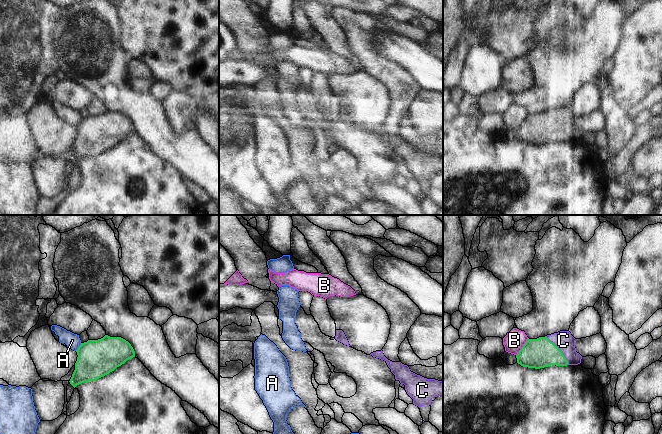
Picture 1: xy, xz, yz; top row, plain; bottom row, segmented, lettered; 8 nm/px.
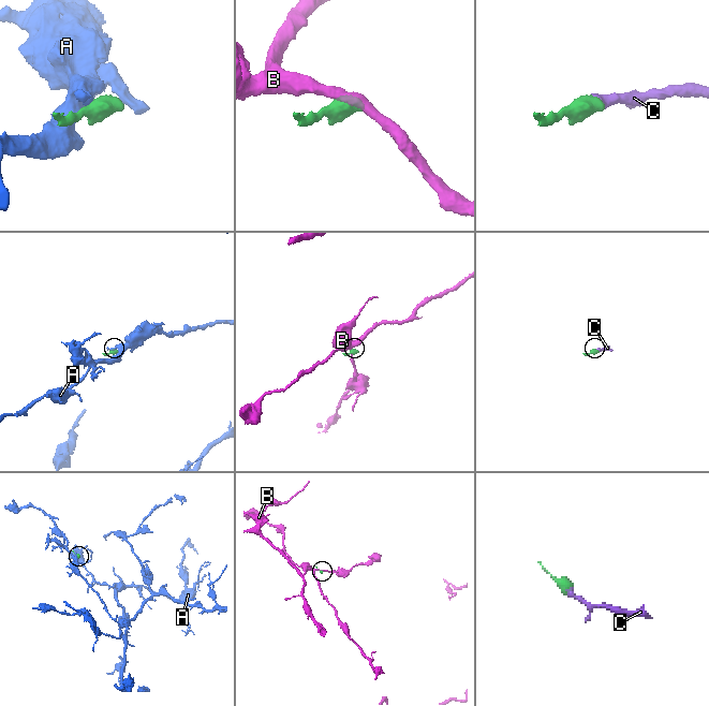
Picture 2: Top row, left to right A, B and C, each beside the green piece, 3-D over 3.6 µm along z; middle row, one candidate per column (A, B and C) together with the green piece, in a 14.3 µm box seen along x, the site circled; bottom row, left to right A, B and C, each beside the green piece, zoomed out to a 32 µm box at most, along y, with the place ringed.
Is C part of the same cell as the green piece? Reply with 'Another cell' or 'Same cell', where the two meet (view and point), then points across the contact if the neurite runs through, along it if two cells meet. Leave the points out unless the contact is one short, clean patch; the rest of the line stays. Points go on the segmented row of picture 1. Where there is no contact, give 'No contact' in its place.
Same cell. Touches green at yz (560, 350). Path across: yz (538, 353), (548, 350), (560, 350), (563, 340).

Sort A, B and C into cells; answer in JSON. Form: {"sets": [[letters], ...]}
{"sets": [["A"], ["B"], ["C"]]}

